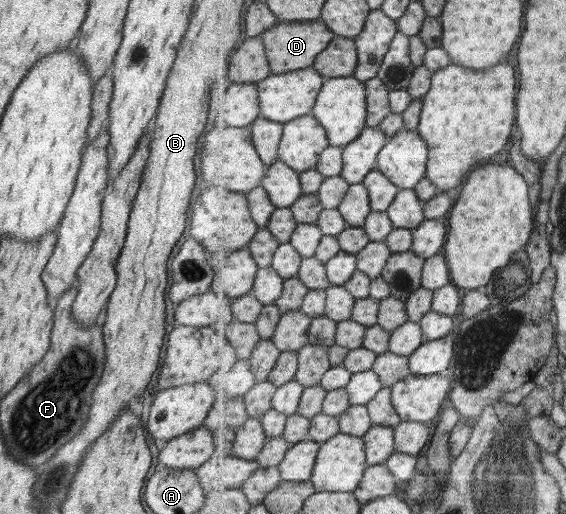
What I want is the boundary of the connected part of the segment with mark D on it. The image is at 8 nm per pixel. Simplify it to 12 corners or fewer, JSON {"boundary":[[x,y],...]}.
{"boundary":[[281,20],[262,36],[276,74],[313,67],[339,34]]}

